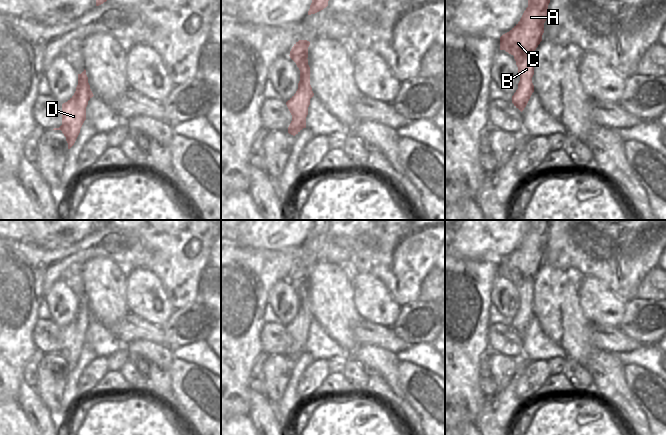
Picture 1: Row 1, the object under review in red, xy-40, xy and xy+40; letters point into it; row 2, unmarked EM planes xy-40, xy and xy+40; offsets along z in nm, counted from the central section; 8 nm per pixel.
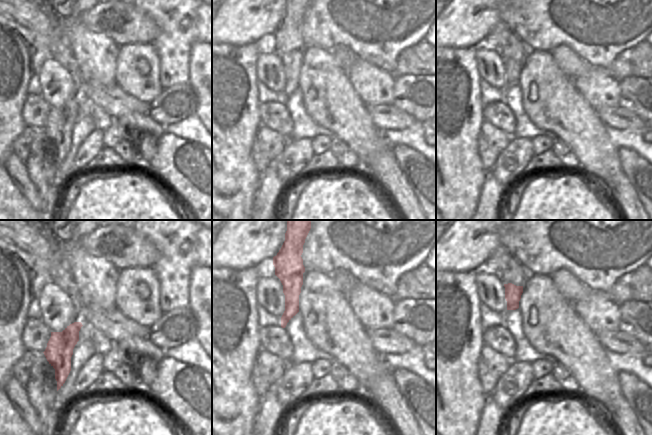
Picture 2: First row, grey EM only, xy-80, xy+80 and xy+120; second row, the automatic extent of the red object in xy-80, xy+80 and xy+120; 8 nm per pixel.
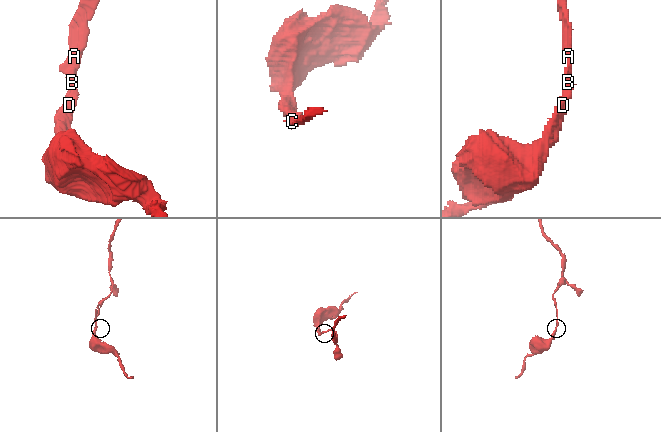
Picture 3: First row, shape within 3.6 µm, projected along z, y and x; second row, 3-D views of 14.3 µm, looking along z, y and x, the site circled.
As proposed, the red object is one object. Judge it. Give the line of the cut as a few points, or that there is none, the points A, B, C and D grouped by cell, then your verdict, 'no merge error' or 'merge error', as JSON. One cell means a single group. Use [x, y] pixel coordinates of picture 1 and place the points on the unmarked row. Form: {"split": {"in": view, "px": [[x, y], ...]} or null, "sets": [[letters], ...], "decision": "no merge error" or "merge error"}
{"split": null, "sets": [["A", "B", "C", "D"]], "decision": "no merge error"}

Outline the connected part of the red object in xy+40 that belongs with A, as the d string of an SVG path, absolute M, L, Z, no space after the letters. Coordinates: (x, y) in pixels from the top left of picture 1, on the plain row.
M530 220L520 245L500 261L500 274L513 279L518 291L520 305L512 327L521 336L534 316L534 275L542 265L549 227L550 220Z

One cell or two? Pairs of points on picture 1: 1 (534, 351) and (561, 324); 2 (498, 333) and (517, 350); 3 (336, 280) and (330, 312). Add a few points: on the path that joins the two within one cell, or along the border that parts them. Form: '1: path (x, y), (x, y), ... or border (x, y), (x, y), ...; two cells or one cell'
1: border (535, 317), (540, 328), (565, 352); two cells
2: path (503, 338), (512, 345); one cell
3: path (331, 288), (331, 304); one cell

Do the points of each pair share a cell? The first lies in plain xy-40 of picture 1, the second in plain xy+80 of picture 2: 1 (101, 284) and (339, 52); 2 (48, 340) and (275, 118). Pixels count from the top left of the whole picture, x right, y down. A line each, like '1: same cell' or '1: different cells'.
1: different cells
2: same cell

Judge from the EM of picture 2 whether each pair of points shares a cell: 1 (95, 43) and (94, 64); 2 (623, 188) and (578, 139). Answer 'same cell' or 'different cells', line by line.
1: same cell
2: different cells

